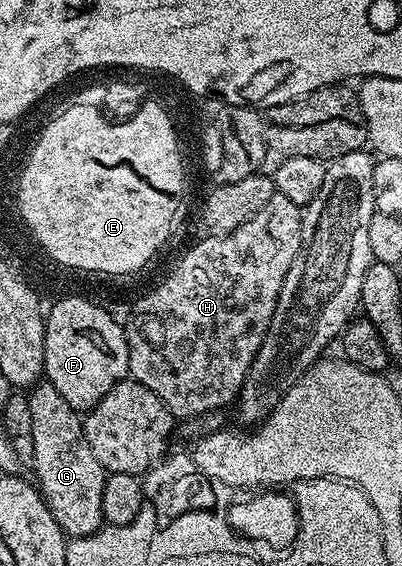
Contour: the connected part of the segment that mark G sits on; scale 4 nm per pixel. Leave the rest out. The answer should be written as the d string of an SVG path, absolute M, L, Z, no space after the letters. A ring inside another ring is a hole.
M46 379L30 386L26 398L29 415L33 415L33 468L37 488L43 494L43 500L46 501L53 519L57 519L68 538L93 535L105 524L101 511L101 491L105 491L108 472L101 467L101 463L97 463L97 455L93 455L85 439L80 414L69 407L69 403L65 403L64 397L57 392L57 387L53 387Z

